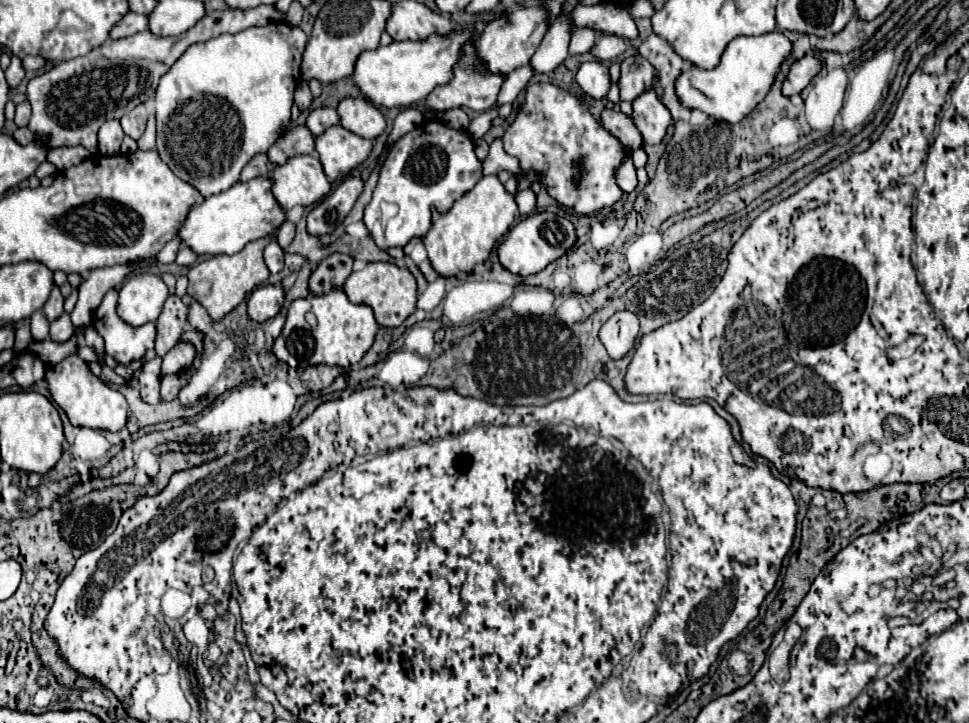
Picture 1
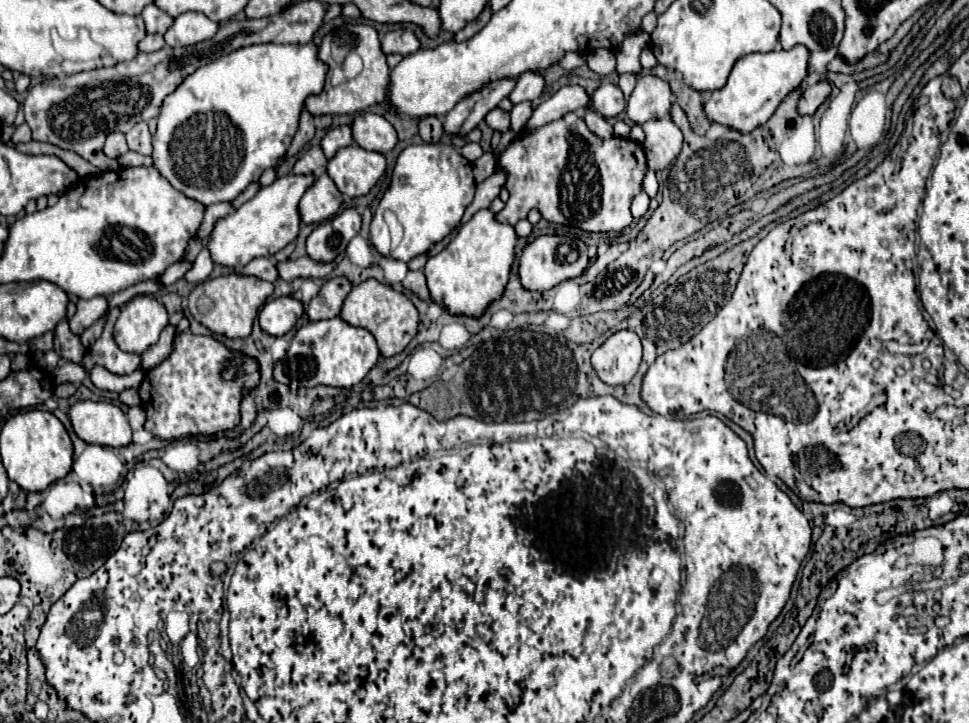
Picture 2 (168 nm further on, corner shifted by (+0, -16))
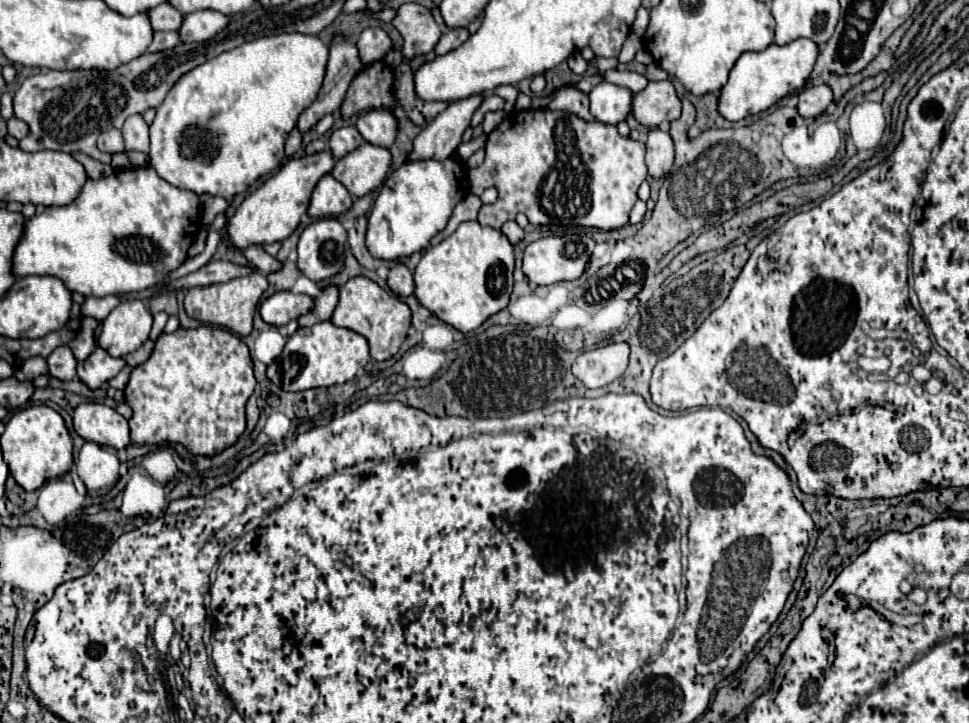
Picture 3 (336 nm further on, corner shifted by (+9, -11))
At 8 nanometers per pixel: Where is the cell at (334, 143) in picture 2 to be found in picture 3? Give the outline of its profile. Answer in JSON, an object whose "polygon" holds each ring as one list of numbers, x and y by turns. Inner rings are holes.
{"polygon":[[347,125,347,127,339,127,339,129,335,129,335,131,331,133,331,137,329,137,329,141,327,141,327,149,331,151,331,155,333,155,335,159,341,159,343,155,347,155,349,151,353,151,353,149,359,147,361,143,365,143,365,141,363,141,363,137,359,135,359,131,357,131,355,127]]}

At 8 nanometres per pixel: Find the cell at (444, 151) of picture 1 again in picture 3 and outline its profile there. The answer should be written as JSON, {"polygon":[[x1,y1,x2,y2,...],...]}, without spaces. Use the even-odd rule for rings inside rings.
{"polygon":[[405,159,383,183,367,225,367,249,373,257,393,261,423,251,445,229,455,205,467,195,467,167,461,159]]}

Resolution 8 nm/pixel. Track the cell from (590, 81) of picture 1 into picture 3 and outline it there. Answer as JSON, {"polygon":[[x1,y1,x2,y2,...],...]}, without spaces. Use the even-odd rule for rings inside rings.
{"polygon":[[599,83,589,93,591,115,601,123,617,125,631,113,631,91,611,83]]}

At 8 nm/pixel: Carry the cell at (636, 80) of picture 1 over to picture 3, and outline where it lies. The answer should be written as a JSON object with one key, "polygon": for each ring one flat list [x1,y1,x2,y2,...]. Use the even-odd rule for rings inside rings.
{"polygon":[[649,81,647,87,635,93,633,117,645,127,659,127,681,115,681,101,675,95,671,81]]}

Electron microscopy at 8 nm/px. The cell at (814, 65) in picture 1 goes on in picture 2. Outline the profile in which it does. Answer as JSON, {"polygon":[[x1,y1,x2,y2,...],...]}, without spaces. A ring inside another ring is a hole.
{"polygon":[[824,80,824,82,818,82,818,84,812,86,812,88,808,88,808,90,802,94,800,102,798,102,798,112,812,116,812,114,818,110,818,106,830,96,830,92,832,92,832,88,830,88,830,84,828,84,826,80]]}

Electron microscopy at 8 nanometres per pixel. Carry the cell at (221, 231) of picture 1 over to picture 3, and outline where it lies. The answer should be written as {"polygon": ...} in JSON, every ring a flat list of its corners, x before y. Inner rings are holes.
{"polygon":[[329,149,315,155,305,155,301,159,287,161,261,187,257,187,249,197,245,197,245,201,237,207,233,217,227,221,227,245,231,249,243,251,251,245,265,245,265,243,287,239,299,225,301,215,307,211,309,197,315,183,323,175,331,173,333,163,335,159,331,157]]}

